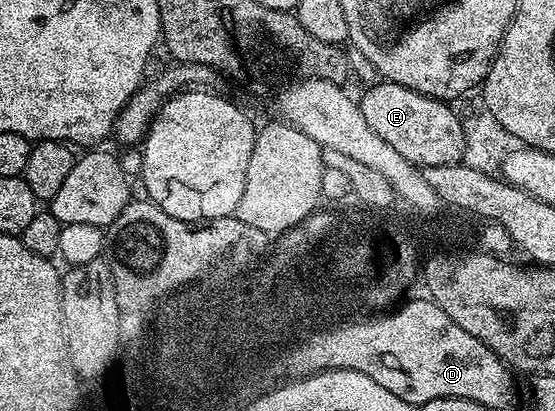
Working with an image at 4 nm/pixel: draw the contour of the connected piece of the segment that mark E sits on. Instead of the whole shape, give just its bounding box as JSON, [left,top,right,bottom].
[359,82,465,170]

